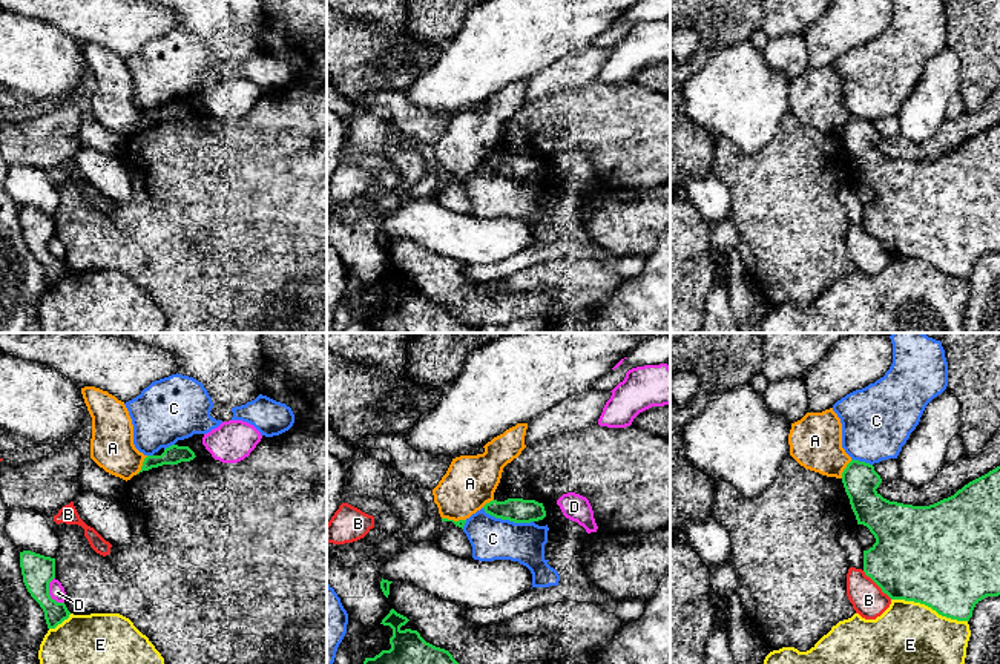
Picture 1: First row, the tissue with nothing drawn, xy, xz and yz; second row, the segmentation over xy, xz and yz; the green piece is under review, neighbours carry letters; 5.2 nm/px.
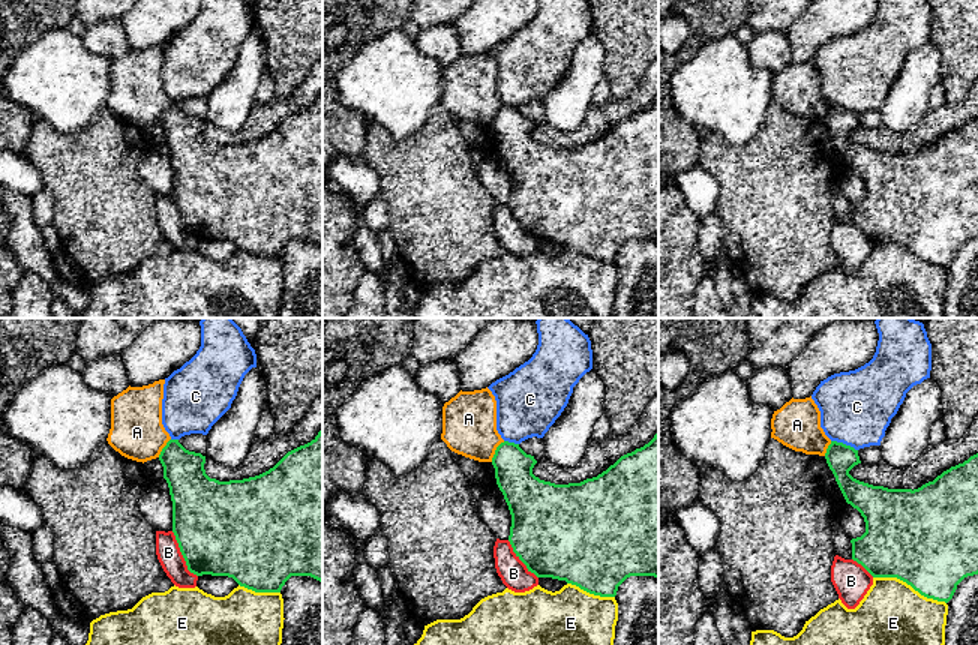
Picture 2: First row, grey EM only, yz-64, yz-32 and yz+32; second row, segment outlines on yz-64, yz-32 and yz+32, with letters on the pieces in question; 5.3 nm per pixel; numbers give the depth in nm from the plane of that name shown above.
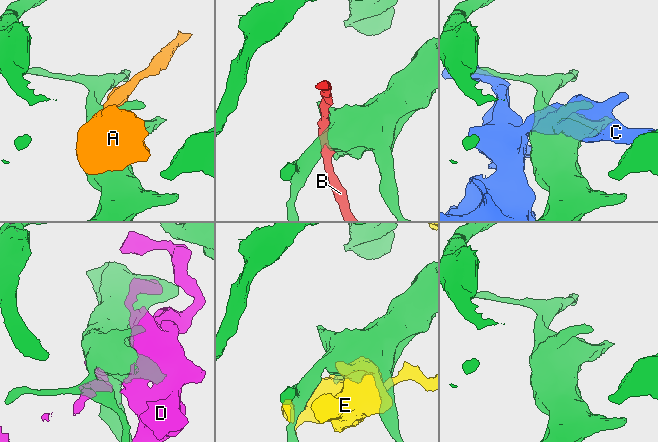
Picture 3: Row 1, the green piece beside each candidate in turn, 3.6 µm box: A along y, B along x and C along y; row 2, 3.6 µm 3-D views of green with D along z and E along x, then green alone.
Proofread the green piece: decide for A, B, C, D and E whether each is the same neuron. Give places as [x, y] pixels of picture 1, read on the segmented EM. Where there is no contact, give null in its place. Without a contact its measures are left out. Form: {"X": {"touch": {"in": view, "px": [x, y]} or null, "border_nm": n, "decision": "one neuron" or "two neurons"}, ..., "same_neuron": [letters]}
{"A": {"touch": {"in": "yz", "px": [845, 468]}, "border_nm": 120, "decision": "two neurons"}, "B": {"touch": {"in": "yz", "px": [878, 585]}, "border_nm": 220, "decision": "two neurons"}, "C": {"touch": {"in": "xz", "px": [508, 519]}, "border_nm": 280, "decision": "two neurons"}, "D": {"touch": {"in": "xy", "px": [48, 594]}, "border_nm": 150, "decision": "two neurons"}, "E": {"touch": {"in": "yz", "px": [930, 606]}, "border_nm": 420, "decision": "two neurons"}, "same_neuron": []}

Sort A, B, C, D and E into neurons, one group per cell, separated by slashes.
A / B / C / D / E

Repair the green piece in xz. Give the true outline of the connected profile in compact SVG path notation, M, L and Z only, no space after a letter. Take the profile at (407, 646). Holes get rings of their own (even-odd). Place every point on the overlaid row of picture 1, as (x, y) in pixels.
M391 609L380 623L393 629L391 649L382 650L374 658L365 658L363 664L459 664L448 650L426 643L417 630L402 630L408 621Z

